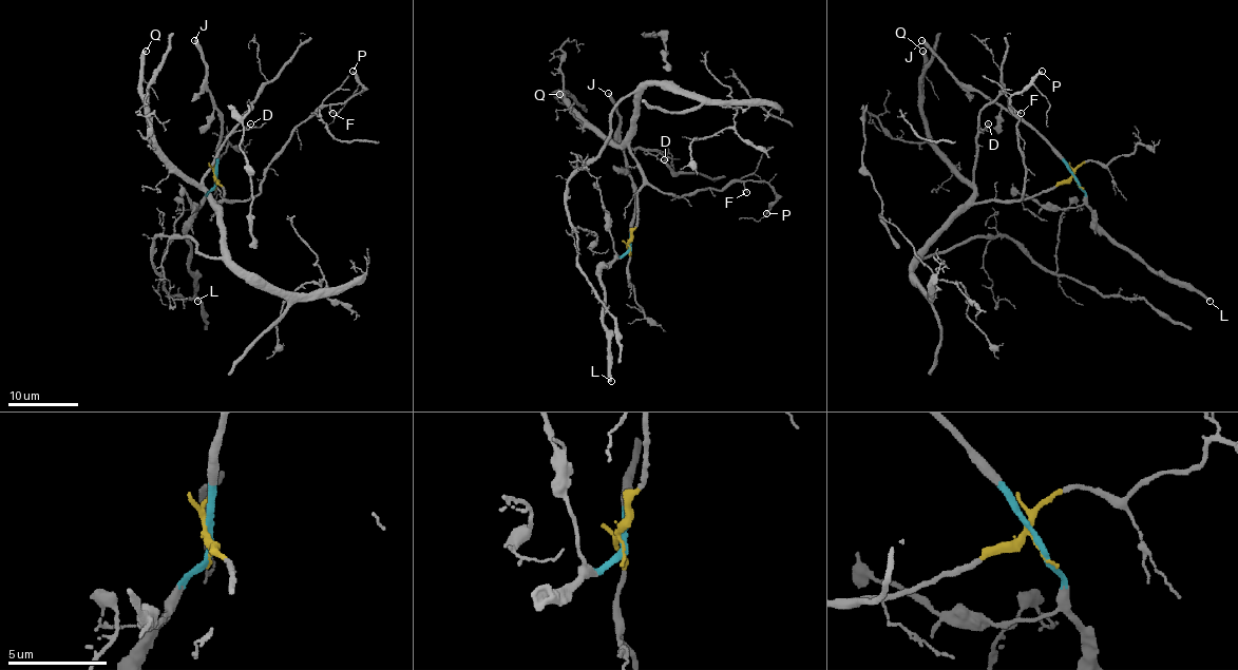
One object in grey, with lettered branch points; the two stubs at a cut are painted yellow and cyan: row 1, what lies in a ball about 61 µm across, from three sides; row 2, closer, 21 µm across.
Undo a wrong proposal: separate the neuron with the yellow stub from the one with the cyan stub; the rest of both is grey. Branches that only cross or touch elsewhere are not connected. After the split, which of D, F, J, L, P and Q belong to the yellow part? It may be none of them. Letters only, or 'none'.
D, F, P, Q

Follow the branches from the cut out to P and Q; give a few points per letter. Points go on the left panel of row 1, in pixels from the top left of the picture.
P: (214, 180), (230, 202), (260, 192), (263, 170), (289, 135), (324, 107), (345, 103), (361, 89), (353, 72)
Q: (214, 180), (228, 202), (214, 203), (164, 154), (151, 133), (146, 98), (140, 93), (140, 64), (146, 51)

